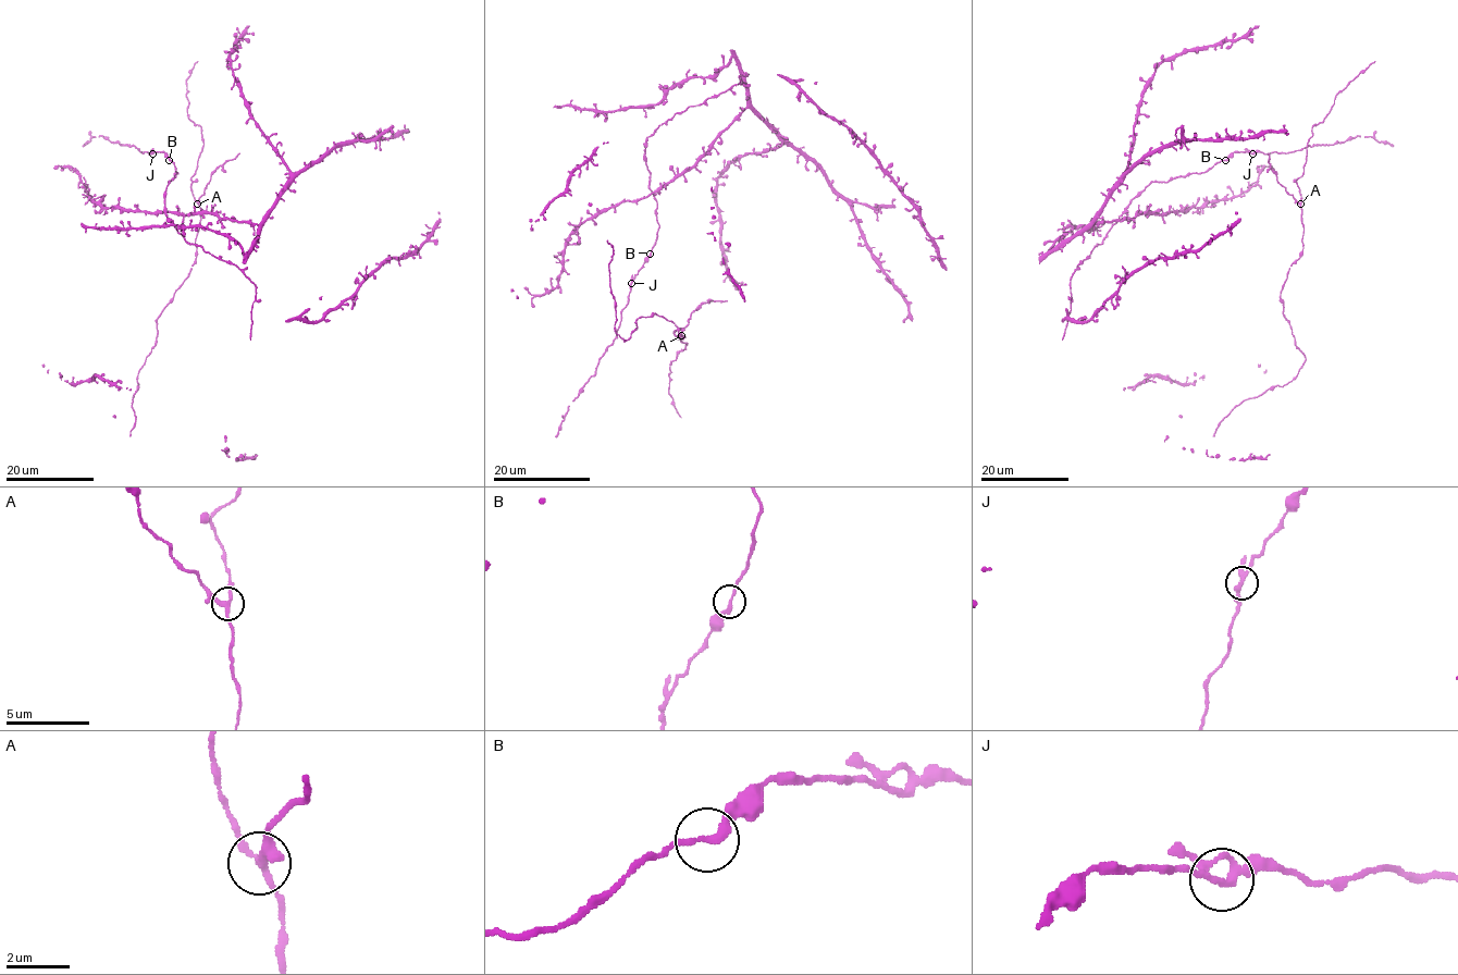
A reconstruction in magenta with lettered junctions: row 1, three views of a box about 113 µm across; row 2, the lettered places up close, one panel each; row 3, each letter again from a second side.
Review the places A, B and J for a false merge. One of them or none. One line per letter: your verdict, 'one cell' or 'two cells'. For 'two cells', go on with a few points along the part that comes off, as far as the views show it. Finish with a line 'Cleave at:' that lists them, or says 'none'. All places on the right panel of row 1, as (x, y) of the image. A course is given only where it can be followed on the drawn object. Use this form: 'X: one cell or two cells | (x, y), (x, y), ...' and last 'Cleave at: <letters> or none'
A: two cells | (1300, 202), (1277, 181), (1269, 153)
B: one cell
J: one cell
Cleave at: A

